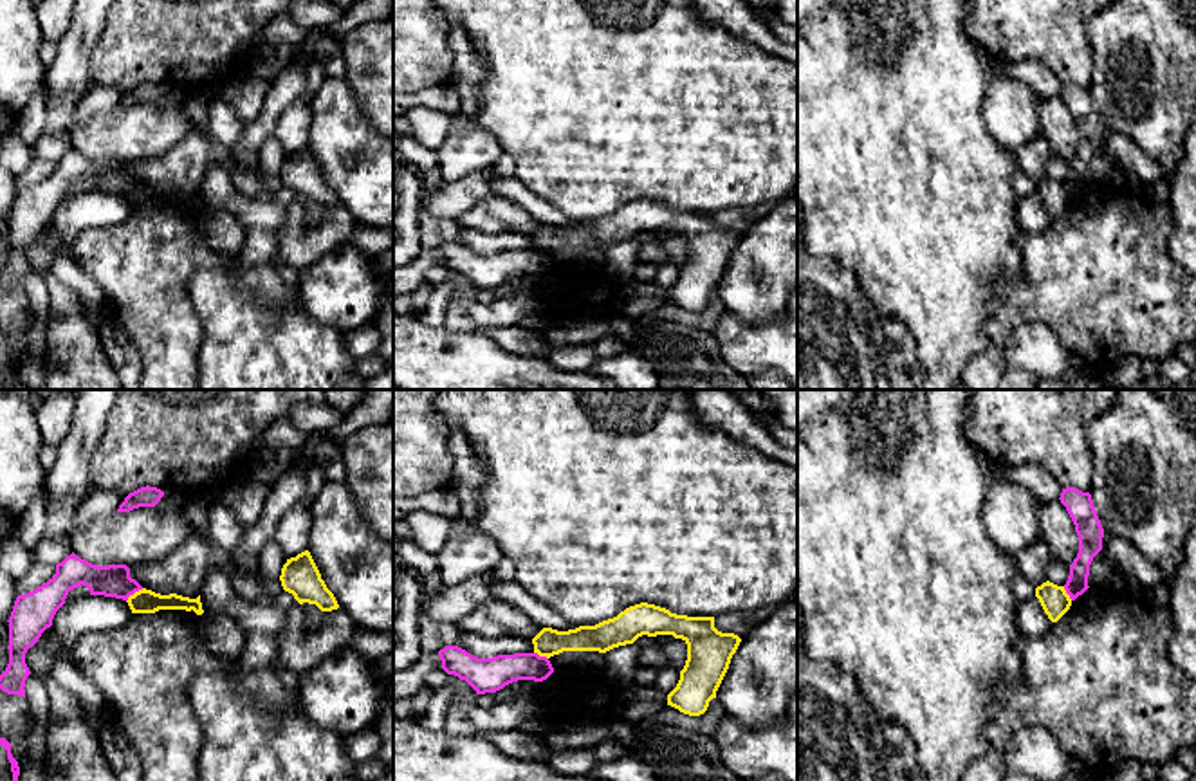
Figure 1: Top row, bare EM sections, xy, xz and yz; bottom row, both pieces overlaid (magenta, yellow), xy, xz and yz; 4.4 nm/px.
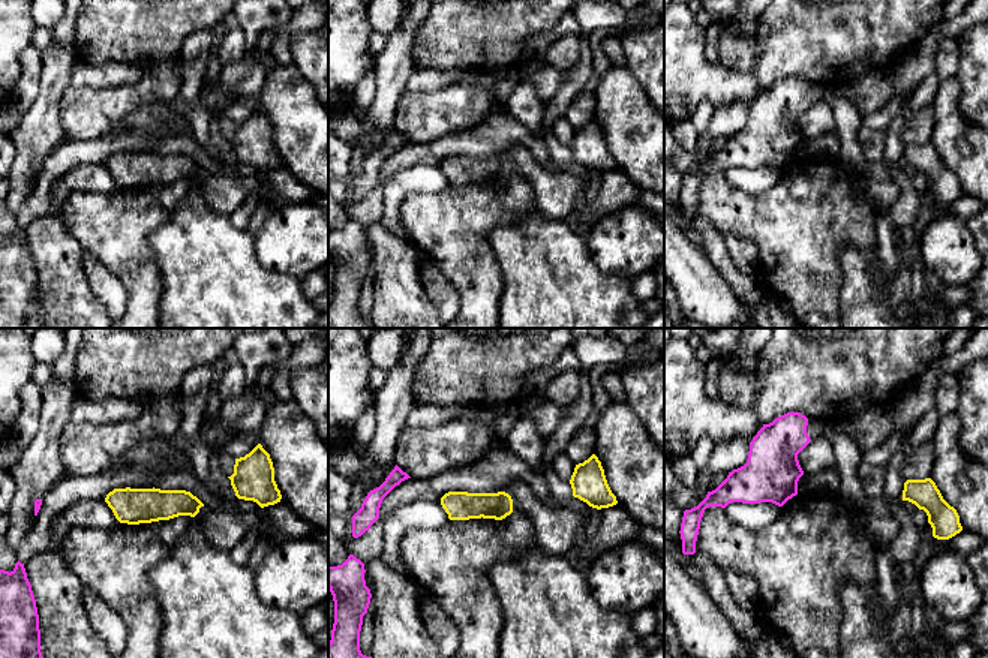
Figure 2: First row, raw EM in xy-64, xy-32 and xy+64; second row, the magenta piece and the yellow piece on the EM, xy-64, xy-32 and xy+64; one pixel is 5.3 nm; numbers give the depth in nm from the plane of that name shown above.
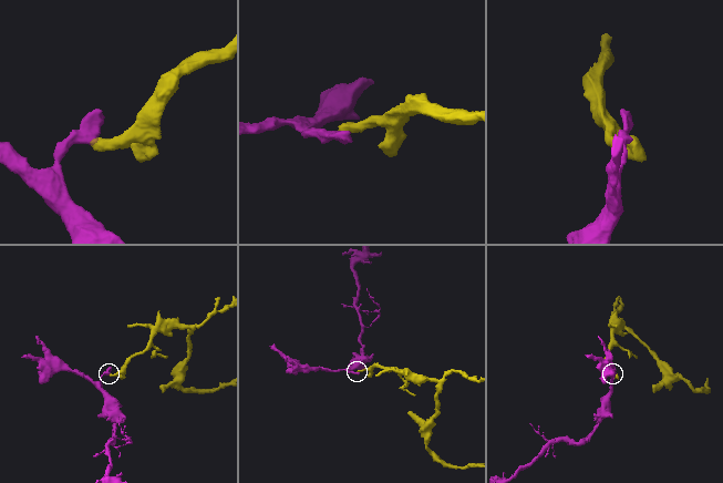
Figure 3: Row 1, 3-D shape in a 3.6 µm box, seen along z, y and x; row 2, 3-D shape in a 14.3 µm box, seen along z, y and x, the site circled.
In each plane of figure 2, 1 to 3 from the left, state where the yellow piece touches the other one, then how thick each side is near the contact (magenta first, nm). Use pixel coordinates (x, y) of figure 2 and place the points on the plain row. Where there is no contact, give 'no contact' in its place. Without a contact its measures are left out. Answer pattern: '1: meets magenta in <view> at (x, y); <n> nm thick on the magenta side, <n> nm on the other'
1: no contact
2: no contact
3: no contact

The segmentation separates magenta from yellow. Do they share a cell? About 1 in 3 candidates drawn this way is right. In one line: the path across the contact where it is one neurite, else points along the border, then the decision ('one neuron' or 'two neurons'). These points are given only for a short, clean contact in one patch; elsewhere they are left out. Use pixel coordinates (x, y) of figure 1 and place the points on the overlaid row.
border along xy (143, 588), (136, 590), (127, 601); two neurons

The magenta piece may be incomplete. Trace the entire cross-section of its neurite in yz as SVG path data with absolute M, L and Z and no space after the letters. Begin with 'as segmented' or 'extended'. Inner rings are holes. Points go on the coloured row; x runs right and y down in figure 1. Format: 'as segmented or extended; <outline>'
as segmented; M1066 487L1063 489L1059 500L1066 507L1079 536L1079 554L1070 565L1070 575L1064 584L1070 599L1075 601L1090 588L1090 565L1093 557L1102 550L1104 528L1100 525L1090 492L1082 492L1075 487Z

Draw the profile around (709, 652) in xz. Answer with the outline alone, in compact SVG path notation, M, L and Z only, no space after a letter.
M640 602L595 626L568 631L543 628L534 639L534 653L554 657L563 651L599 651L633 644L639 637L673 635L687 644L687 660L667 705L689 716L700 716L729 669L741 639L714 628L714 617L687 617L666 608Z

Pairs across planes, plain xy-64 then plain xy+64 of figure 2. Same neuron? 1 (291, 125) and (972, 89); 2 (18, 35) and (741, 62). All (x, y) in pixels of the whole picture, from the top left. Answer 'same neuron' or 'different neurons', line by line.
1: different neurons
2: different neurons

